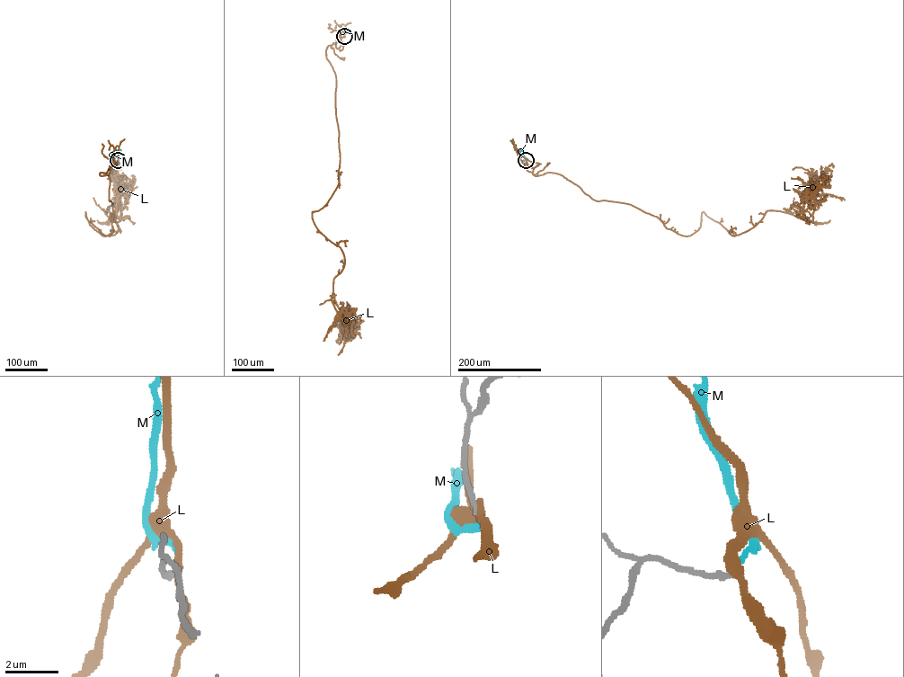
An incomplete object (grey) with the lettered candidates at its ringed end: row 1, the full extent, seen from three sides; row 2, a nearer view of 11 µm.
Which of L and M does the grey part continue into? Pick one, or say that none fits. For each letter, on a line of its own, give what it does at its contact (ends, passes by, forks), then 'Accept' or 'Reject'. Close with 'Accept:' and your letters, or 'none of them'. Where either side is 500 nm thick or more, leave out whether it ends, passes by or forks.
L: It passes by. Reject
M: It ends there. Accept
Accept: M

